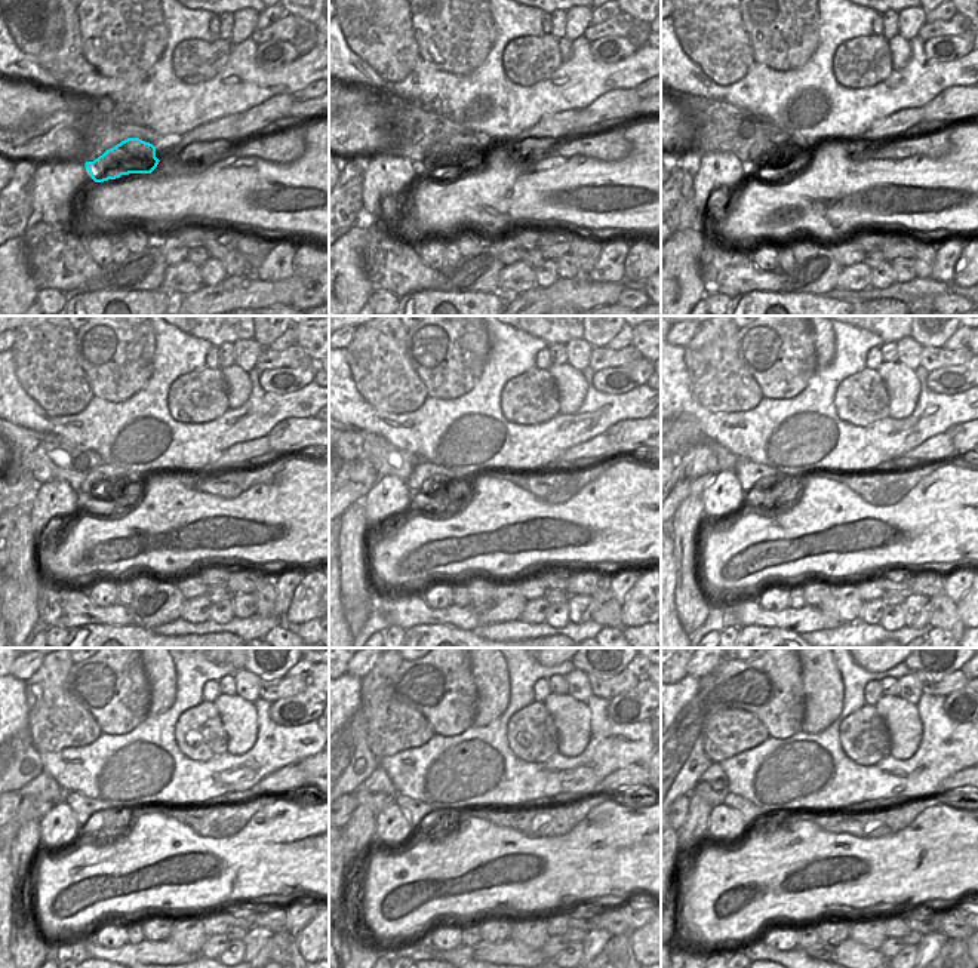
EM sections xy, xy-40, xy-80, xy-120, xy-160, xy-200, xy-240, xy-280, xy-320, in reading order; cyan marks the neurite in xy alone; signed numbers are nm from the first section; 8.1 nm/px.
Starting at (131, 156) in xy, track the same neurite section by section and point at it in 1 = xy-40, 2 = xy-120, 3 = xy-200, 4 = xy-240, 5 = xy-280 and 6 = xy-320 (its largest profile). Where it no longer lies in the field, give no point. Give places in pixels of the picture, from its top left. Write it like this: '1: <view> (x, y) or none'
1: xy-40 (476, 151)
2: xy-120 (102, 476)
3: xy-200 (749, 475)
4: xy-240 (83, 807)
5: xy-280 (415, 810)
6: xy-320 (750, 813)

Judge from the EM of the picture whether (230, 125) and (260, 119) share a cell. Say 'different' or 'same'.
different

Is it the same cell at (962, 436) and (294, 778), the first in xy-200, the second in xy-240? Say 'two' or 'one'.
two

